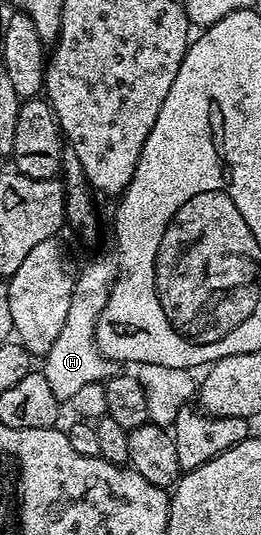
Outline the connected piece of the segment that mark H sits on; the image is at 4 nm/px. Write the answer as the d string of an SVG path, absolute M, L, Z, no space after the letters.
M92 261L79 270L76 279L76 290L70 303L70 311L66 315L66 323L62 327L62 335L54 339L54 347L43 358L42 372L46 383L50 383L50 391L61 403L68 403L75 393L83 391L87 385L103 382L113 376L114 365L100 353L96 346L96 324L102 315L102 307L106 307L112 284L116 282L118 265L112 261Z

